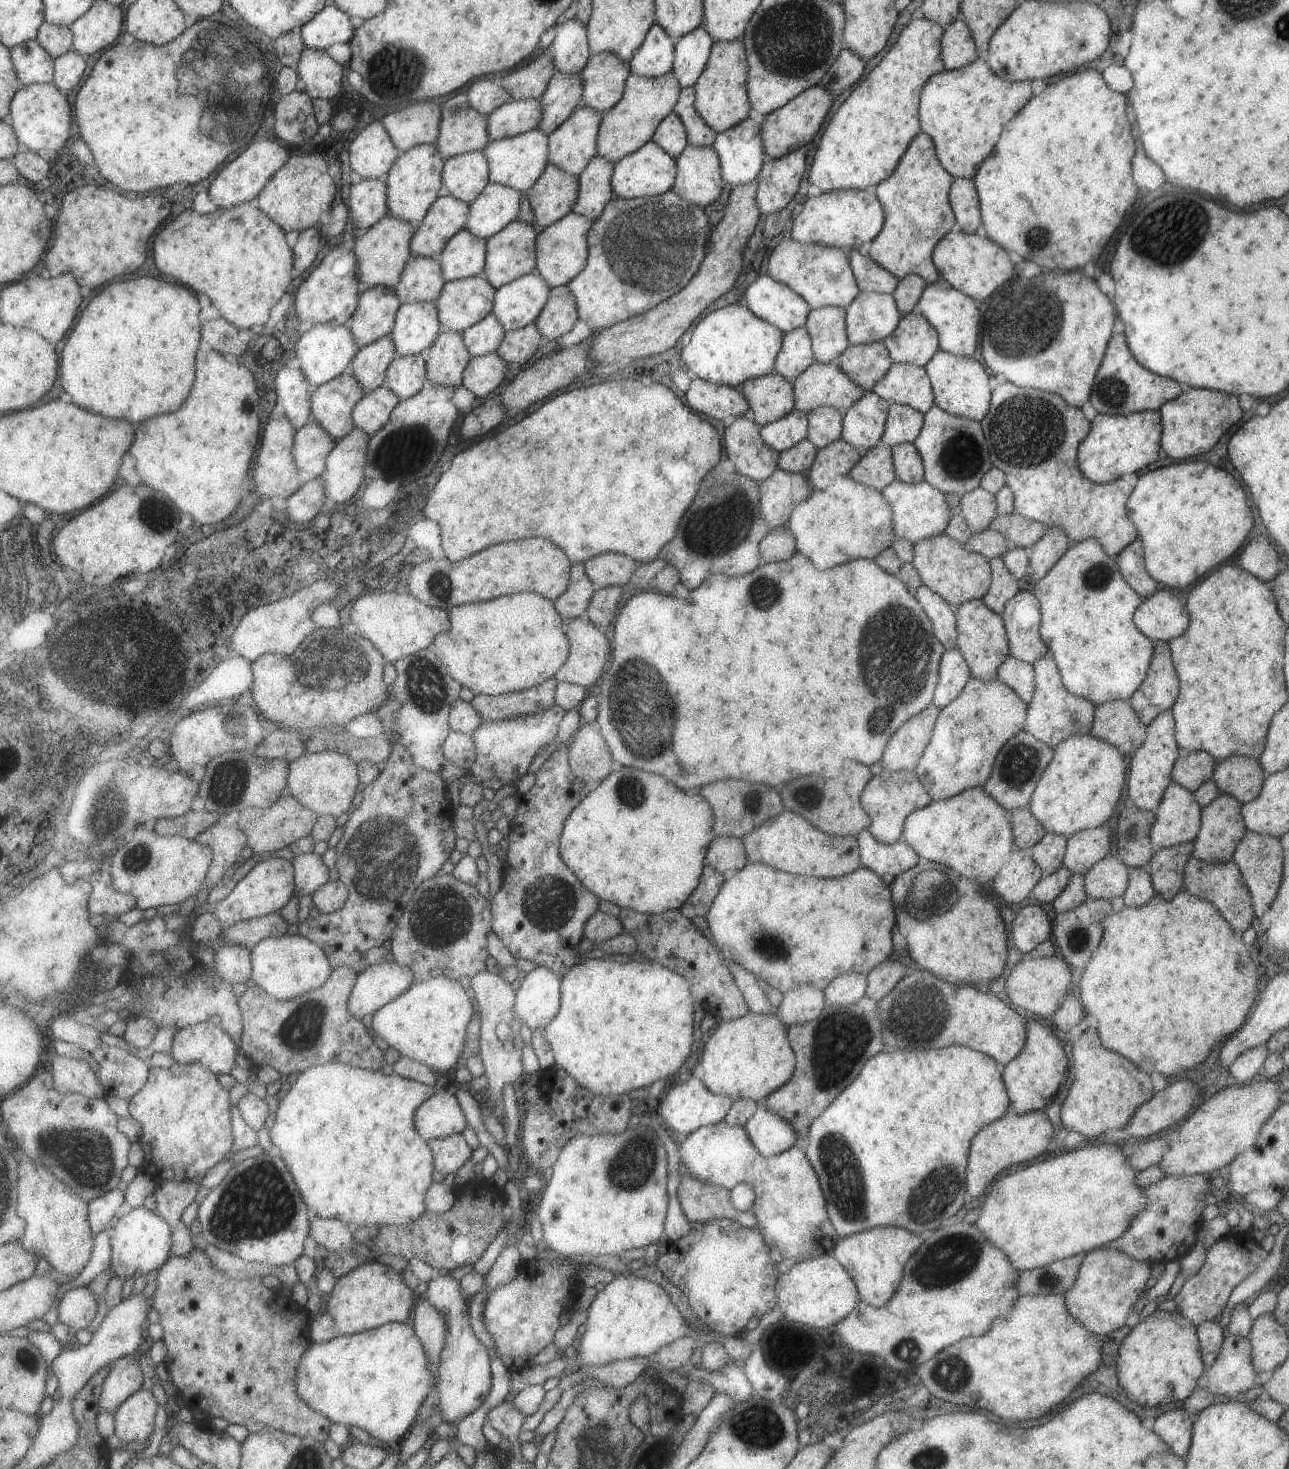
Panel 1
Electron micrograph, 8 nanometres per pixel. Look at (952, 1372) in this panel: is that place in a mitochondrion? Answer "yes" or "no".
yes

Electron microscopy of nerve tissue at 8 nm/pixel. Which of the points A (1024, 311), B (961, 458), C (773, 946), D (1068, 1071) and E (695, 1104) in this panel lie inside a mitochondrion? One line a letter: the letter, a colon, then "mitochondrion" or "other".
A: mitochondrion
B: mitochondrion
C: mitochondrion
D: other
E: other

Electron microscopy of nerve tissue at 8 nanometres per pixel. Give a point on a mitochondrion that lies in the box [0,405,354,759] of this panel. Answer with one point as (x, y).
(83, 664)

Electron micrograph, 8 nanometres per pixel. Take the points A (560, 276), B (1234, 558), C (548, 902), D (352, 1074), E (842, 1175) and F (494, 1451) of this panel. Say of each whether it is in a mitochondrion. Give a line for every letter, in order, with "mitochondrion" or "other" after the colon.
A: other
B: other
C: mitochondrion
D: other
E: mitochondrion
F: other

